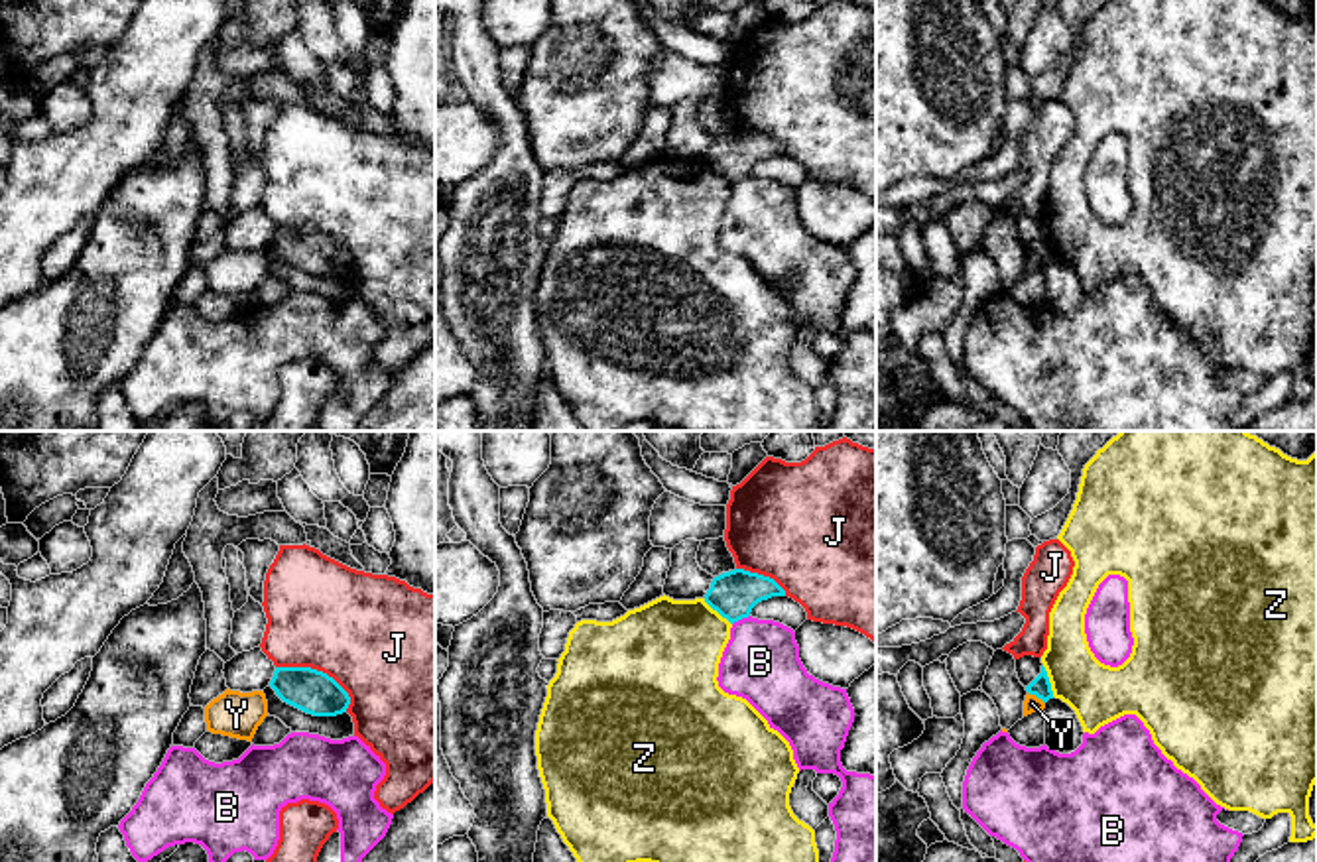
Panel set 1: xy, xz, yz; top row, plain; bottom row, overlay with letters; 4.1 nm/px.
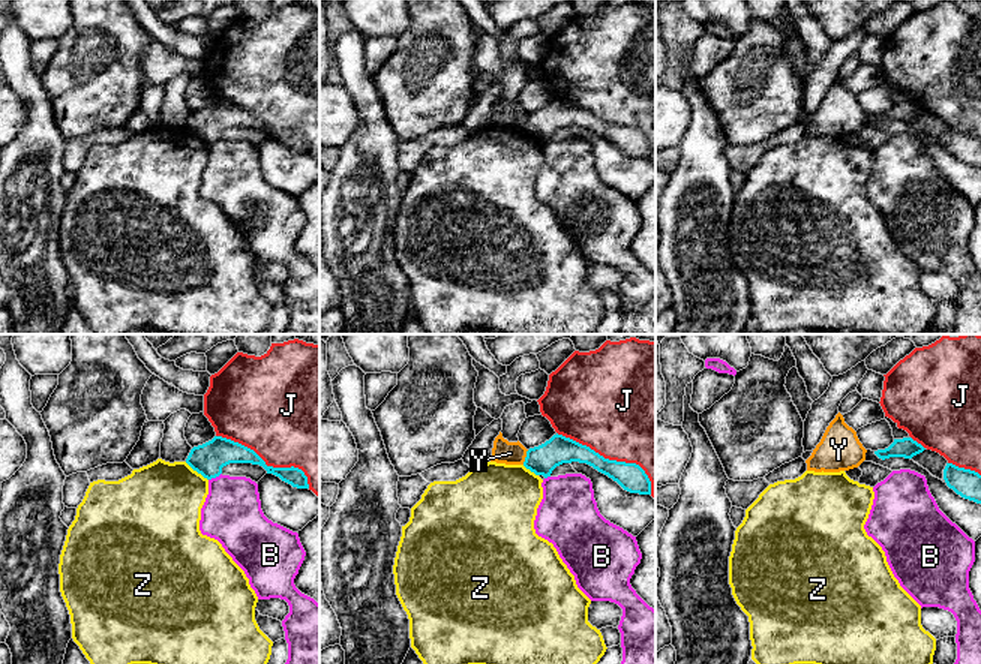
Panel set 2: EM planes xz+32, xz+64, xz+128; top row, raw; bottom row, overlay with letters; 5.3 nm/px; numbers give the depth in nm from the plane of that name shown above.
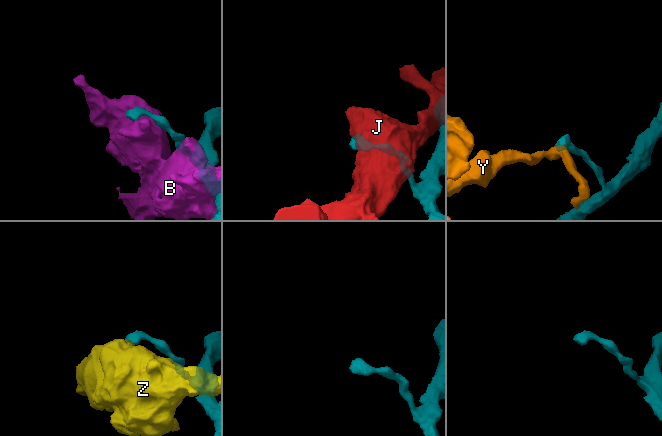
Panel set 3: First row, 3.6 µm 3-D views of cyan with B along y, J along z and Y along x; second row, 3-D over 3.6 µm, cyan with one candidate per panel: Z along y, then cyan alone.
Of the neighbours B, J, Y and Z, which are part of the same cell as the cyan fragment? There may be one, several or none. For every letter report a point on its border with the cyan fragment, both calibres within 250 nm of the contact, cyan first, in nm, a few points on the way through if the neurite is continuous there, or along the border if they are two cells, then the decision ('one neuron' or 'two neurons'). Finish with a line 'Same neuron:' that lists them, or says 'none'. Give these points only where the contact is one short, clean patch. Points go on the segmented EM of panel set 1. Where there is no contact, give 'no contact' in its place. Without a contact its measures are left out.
B: contact xz (741, 618); calibres 190 and 320 nm; two neurons
J: contact xy (321, 672); calibres 180 and 480 nm; two neurons
Y: contact yz (1036, 695); calibres 80 and 70 nm; border yz (1028, 691), (1044, 703); two neurons
Z: contact yz (1048, 681); calibres 80 and 240 nm; border yz (1042, 666), (1054, 695); two neurons
Same neuron: none

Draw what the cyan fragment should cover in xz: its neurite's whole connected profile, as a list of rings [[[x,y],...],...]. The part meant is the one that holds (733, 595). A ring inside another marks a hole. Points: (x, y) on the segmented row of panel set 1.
[[[734,569],[713,579],[705,602],[734,624],[748,618],[758,602],[772,596],[785,596],[785,590],[774,579]]]

